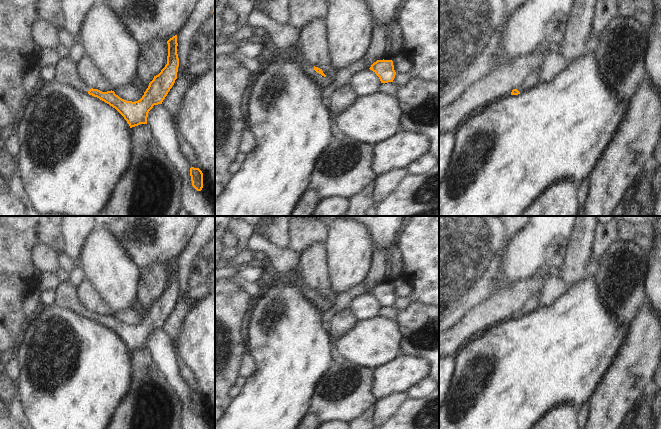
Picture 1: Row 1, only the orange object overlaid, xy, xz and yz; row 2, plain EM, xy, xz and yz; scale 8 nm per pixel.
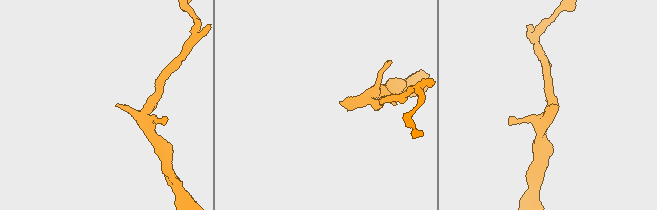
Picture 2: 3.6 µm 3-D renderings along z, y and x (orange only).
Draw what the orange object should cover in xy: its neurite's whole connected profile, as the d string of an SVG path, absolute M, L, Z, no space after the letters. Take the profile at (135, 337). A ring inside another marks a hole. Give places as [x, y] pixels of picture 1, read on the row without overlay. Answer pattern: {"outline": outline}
{"outline": "M177 259L170 262L167 268L167 288L158 299L154 300L142 322L135 326L120 322L112 314L102 316L91 312L79 299L77 287L68 282L59 283L59 286L55 290L54 305L62 309L75 311L81 316L88 317L109 328L124 341L130 352L140 348L147 348L149 335L154 329L162 328L177 303L179 291Z"}

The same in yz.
{"outline": "M538 292L536 295L529 298L520 309L518 309L515 313L512 314L511 319L518 319L520 317L524 317L529 312L537 309L539 306L540 295L541 292Z"}

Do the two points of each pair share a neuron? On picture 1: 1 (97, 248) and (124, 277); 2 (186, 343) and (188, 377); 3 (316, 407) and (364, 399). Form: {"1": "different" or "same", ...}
{"1": "same", "2": "different", "3": "same"}

